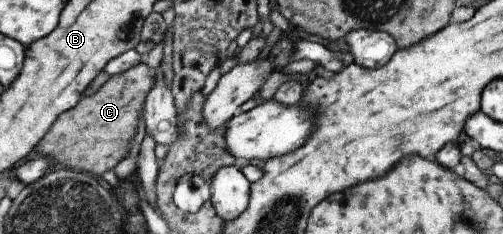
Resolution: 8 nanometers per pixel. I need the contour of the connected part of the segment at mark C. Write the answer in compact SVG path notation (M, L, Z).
M142 61L121 74L110 76L96 93L81 98L81 101L72 109L65 111L56 119L48 133L39 141L35 155L42 155L53 161L55 167L61 166L78 172L86 172L96 178L114 169L129 153L129 143L136 134L140 112L145 106L145 97L152 87L155 73L156 69L146 66Z

